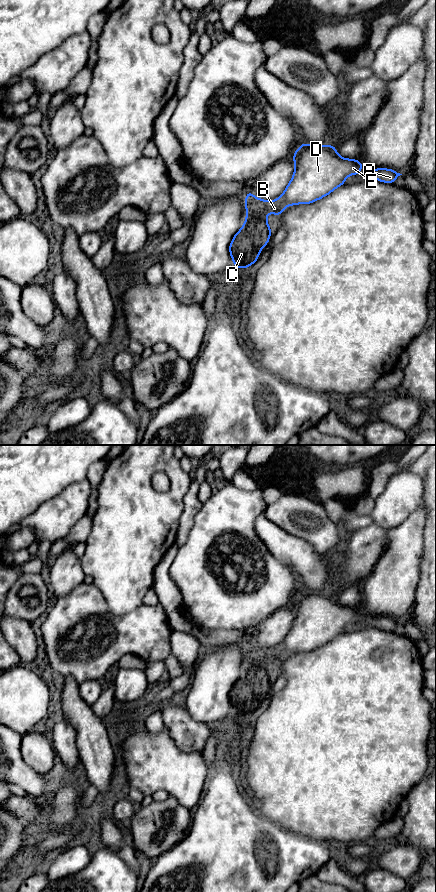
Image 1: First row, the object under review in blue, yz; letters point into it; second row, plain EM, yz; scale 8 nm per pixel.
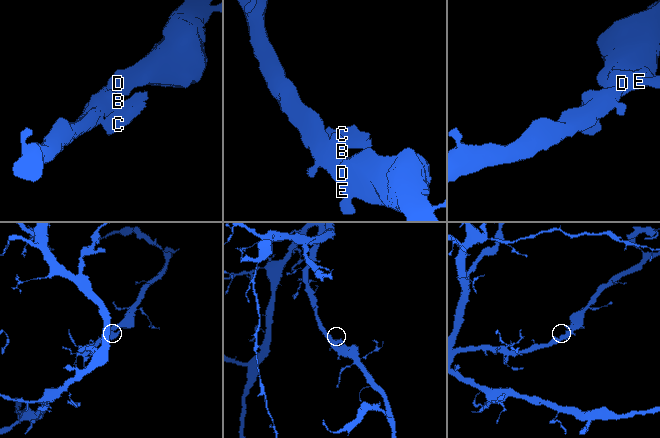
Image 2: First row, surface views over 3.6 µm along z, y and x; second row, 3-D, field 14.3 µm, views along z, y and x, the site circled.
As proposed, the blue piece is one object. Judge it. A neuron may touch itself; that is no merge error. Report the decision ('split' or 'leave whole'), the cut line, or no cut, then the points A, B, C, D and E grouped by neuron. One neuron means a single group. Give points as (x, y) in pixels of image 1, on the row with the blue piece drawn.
split; cut yz (265, 217), (248, 216), (246, 218); groups A B D E / C

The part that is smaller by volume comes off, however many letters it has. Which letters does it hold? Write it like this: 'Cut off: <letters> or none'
Cut off: C

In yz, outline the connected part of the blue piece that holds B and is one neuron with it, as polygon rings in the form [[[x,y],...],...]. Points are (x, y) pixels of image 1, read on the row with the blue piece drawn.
[[[301,144],[293,155],[295,170],[283,194],[273,201],[255,197],[247,192],[246,218],[266,218],[274,213],[277,218],[287,206],[310,204],[334,191],[350,175],[361,172],[360,160],[342,158],[332,145]]]

